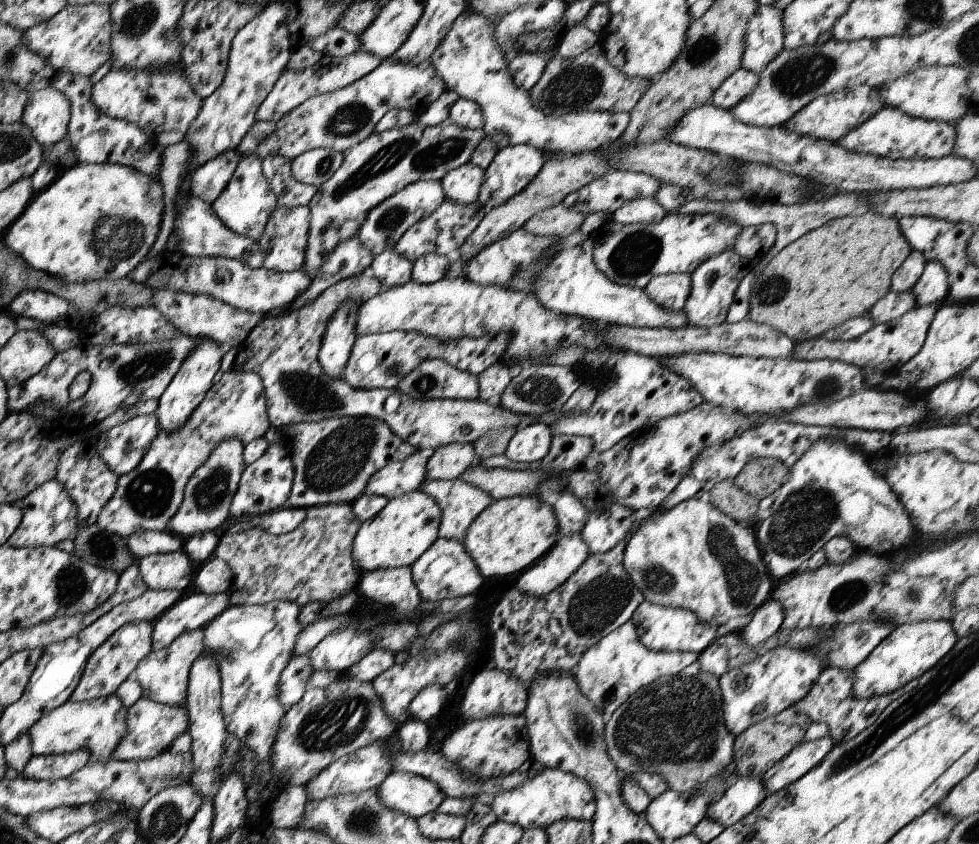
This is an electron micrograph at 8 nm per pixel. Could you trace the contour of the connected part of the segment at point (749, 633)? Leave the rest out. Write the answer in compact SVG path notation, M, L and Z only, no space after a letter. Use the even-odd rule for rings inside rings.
M769 599L749 619L737 627L747 645L755 647L780 630L784 622L782 603Z

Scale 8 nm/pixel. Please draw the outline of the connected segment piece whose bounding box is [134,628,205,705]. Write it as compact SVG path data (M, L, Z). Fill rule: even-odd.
M202 628L183 632L167 647L148 653L134 670L143 690L143 696L167 705L184 705L187 697L190 667L196 657L205 650L204 631Z

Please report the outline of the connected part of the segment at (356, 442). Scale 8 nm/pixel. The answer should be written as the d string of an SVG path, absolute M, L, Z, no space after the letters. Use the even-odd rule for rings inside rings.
M372 417L329 418L318 422L287 425L285 434L292 440L293 487L283 508L310 508L334 503L352 503L365 492L366 483L389 462L406 460L418 452L416 447L396 436L383 420Z

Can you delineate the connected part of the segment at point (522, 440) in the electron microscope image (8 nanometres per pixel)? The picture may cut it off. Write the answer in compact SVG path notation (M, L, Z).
M542 421L529 424L514 433L505 455L521 467L542 460L551 447L553 437L550 432L550 426Z

